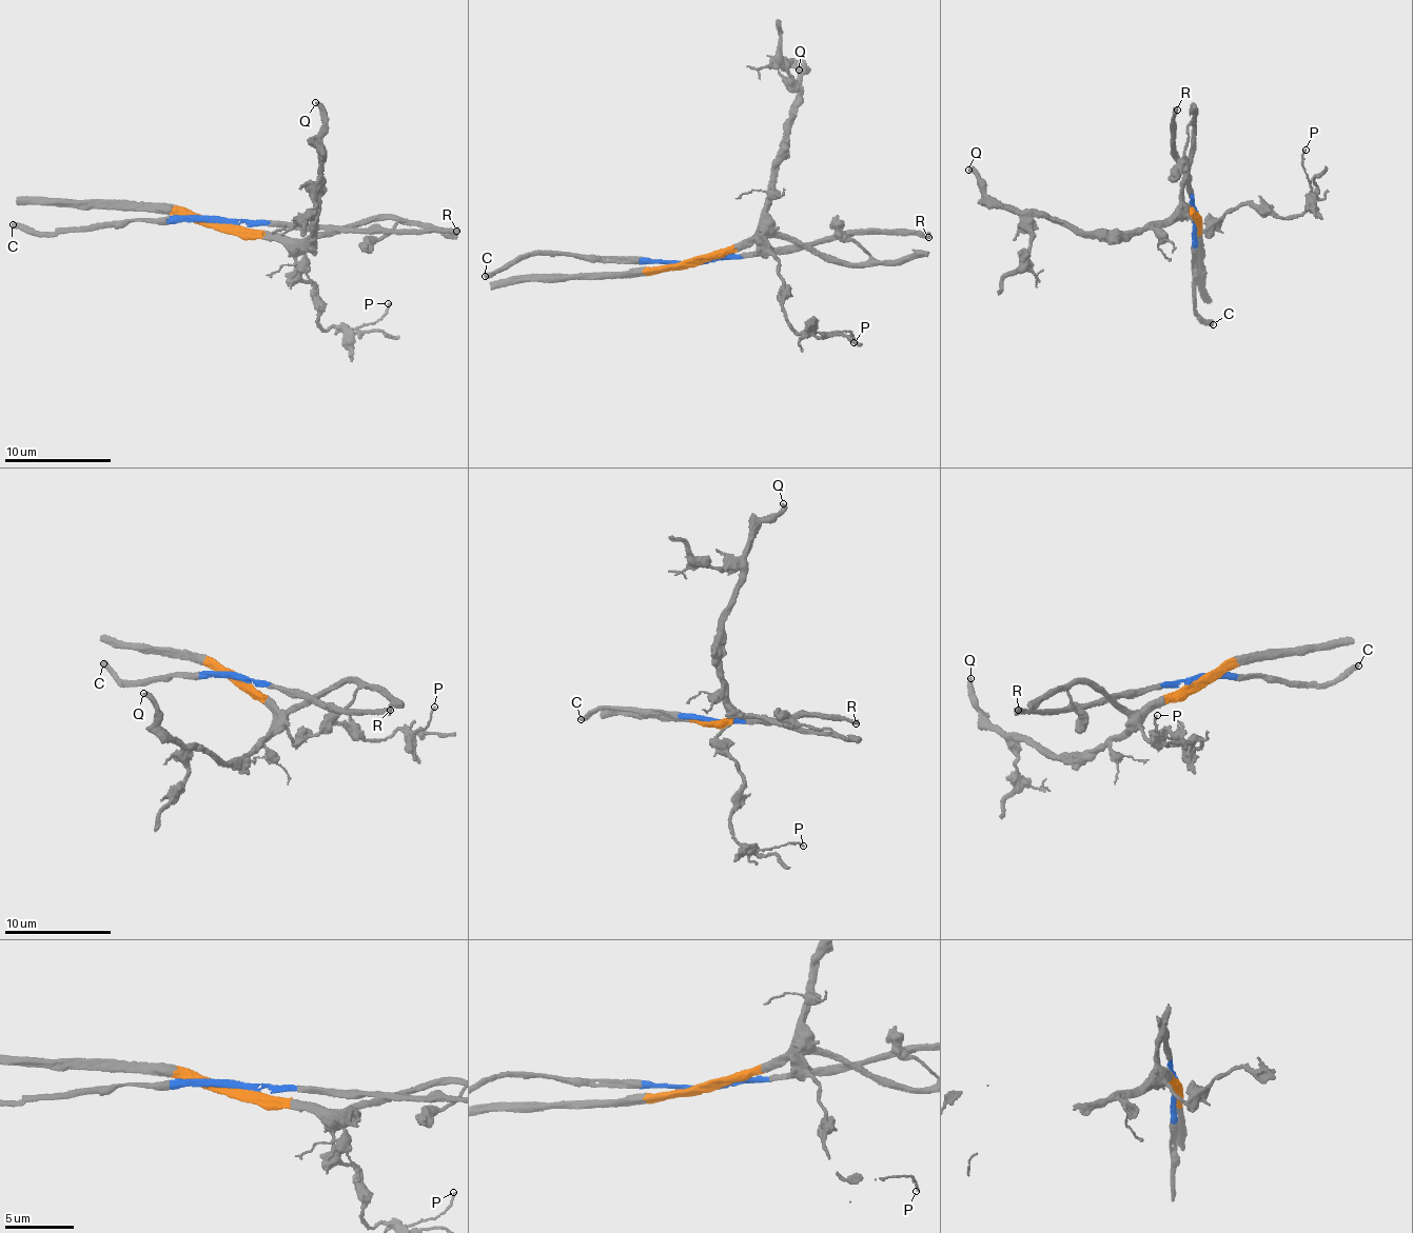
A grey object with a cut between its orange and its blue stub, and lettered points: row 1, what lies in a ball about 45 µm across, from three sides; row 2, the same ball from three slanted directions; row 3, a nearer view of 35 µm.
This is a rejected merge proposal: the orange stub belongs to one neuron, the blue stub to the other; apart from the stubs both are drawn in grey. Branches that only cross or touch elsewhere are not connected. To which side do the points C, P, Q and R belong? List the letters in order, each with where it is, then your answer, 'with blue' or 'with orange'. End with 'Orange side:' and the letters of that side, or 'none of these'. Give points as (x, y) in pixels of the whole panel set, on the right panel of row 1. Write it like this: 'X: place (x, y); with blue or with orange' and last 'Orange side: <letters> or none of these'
C: place (1213, 324); with blue
P: place (1306, 150); with orange
Q: place (968, 170); with orange
R: place (1177, 110); with blue
Orange side: P, Q

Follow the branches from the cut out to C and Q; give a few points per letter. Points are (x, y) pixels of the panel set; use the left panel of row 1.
C: (218, 223), (110, 221), (35, 233), (12, 224)
Q: (218, 223), (242, 226), (294, 249), (296, 243), (306, 244), (320, 196), (317, 144), (322, 126), (316, 102)

